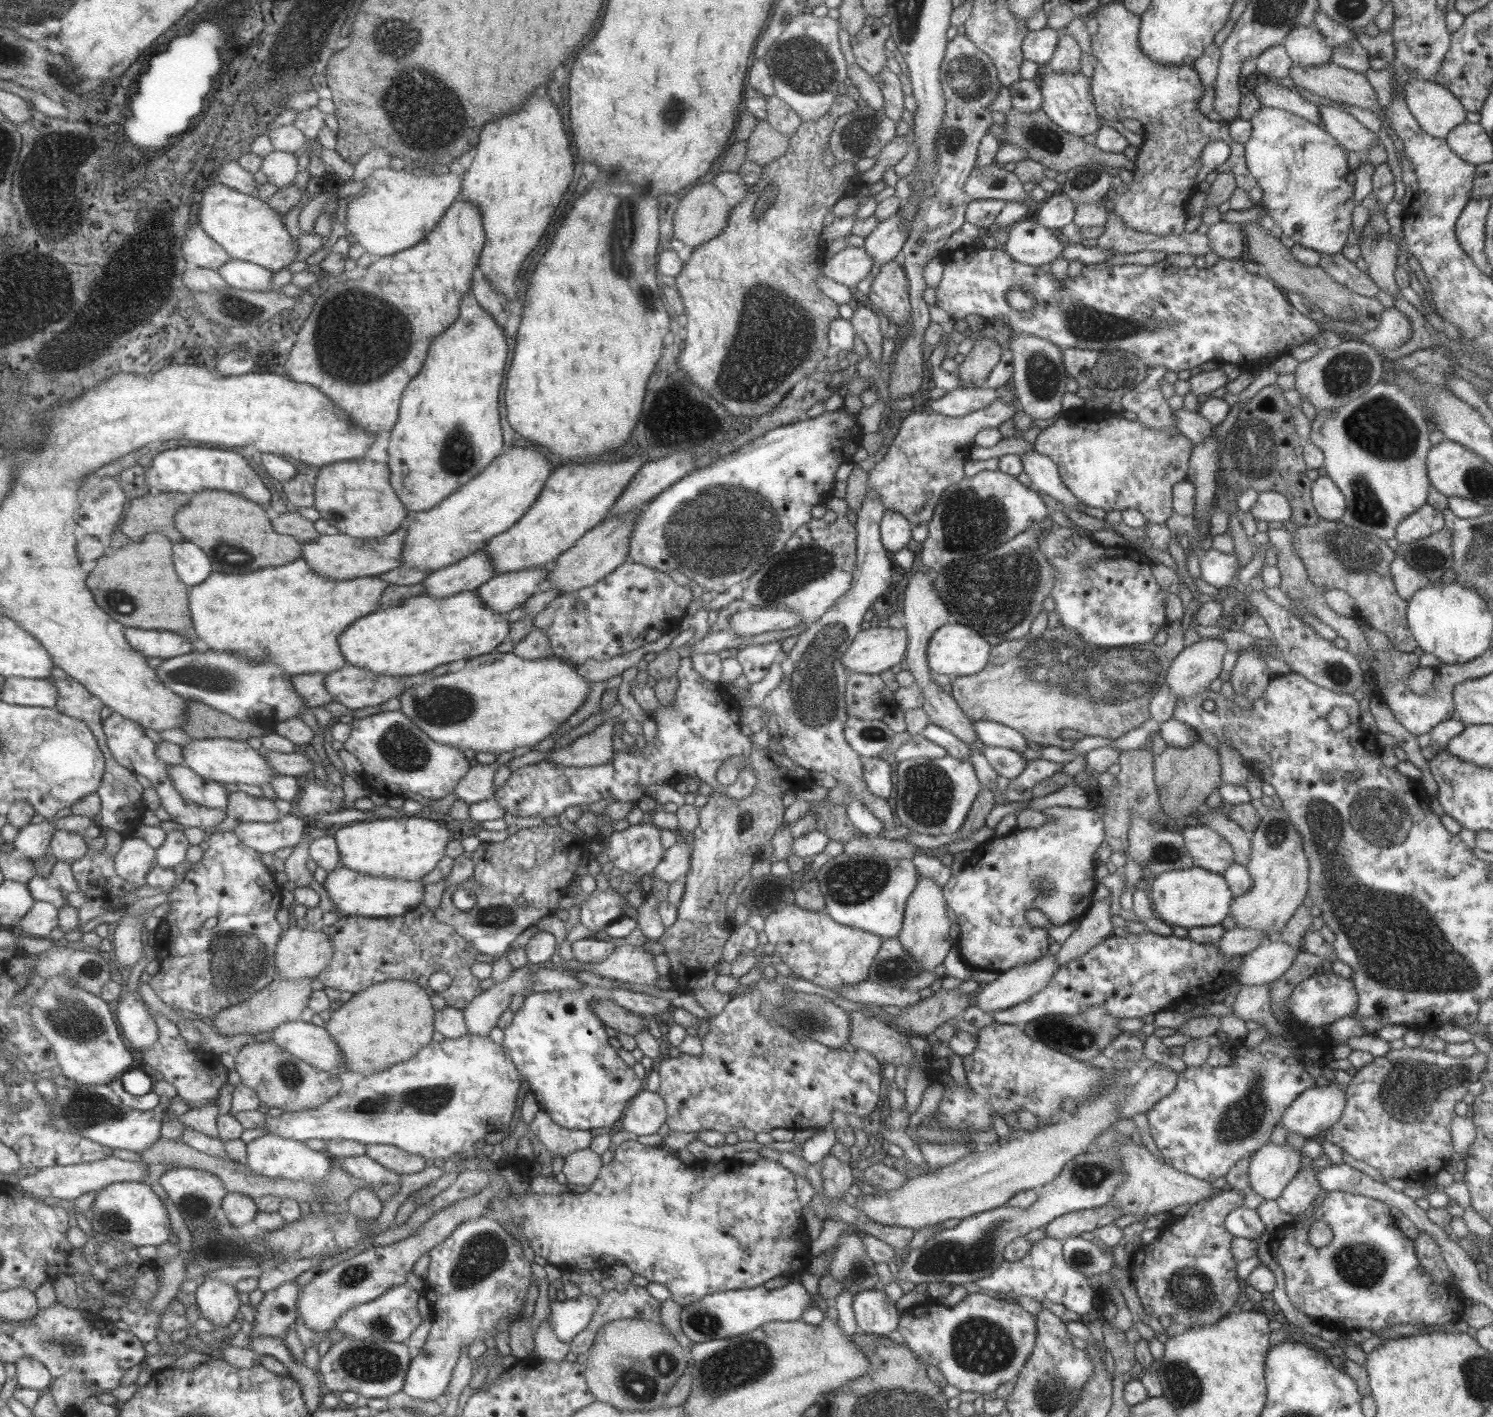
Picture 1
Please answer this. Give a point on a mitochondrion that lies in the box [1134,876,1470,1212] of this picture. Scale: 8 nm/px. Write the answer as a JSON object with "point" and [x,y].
{"point":[1409,1089]}

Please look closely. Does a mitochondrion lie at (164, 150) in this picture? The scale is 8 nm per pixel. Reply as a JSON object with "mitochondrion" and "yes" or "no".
{"mitochondrion":"no"}

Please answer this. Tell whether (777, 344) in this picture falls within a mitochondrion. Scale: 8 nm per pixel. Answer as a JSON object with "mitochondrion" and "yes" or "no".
{"mitochondrion":"yes"}

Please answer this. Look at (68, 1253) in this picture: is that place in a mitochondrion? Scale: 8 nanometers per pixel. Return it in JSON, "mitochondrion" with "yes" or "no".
{"mitochondrion":"no"}

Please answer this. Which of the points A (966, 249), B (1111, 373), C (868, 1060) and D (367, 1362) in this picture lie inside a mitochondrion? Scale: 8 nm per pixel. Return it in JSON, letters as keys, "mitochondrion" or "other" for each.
{"A":"other","B":"mitochondrion","C":"other","D":"mitochondrion"}

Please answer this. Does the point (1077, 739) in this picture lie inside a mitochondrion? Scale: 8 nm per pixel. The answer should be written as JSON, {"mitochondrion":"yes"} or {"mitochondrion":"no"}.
{"mitochondrion":"no"}

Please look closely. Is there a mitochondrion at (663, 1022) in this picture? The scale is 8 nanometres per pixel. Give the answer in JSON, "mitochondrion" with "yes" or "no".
{"mitochondrion":"no"}

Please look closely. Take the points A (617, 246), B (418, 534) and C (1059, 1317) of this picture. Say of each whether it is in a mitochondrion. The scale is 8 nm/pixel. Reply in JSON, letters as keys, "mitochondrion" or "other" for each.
{"A":"mitochondrion","B":"other","C":"other"}

